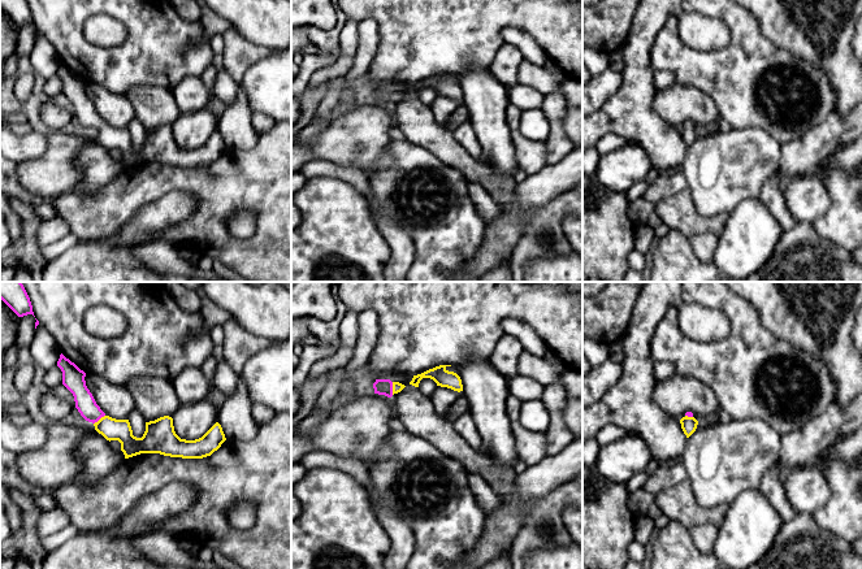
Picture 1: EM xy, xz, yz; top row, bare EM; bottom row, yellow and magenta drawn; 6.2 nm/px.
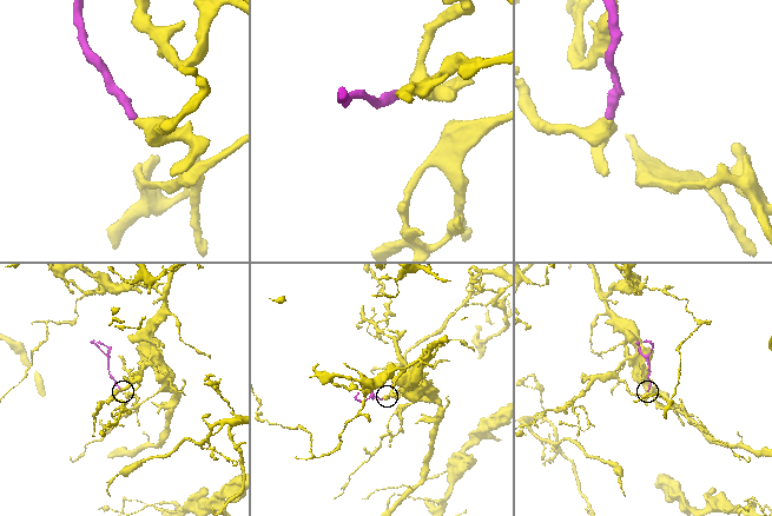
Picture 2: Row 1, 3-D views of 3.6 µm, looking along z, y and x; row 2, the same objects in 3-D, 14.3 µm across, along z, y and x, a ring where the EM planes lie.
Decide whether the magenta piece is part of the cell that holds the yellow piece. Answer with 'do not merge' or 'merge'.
merge

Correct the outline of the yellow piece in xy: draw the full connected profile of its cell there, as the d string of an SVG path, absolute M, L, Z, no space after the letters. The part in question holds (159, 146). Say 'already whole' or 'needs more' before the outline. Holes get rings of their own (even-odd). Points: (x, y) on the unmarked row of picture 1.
needs more | M62 62L57 70L62 81L62 94L73 103L75 117L81 125L92 131L95 139L107 149L118 149L125 168L140 162L160 162L170 166L203 168L211 165L226 149L222 136L216 131L202 147L181 148L173 135L173 127L160 126L146 131L142 147L133 144L129 129L116 129L107 125L96 113L86 95L86 82Z

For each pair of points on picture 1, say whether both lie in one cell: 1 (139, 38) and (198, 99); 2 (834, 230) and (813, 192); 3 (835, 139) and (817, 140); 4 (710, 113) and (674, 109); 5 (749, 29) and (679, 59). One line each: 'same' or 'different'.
1: different
2: different
3: same
4: same
5: same

